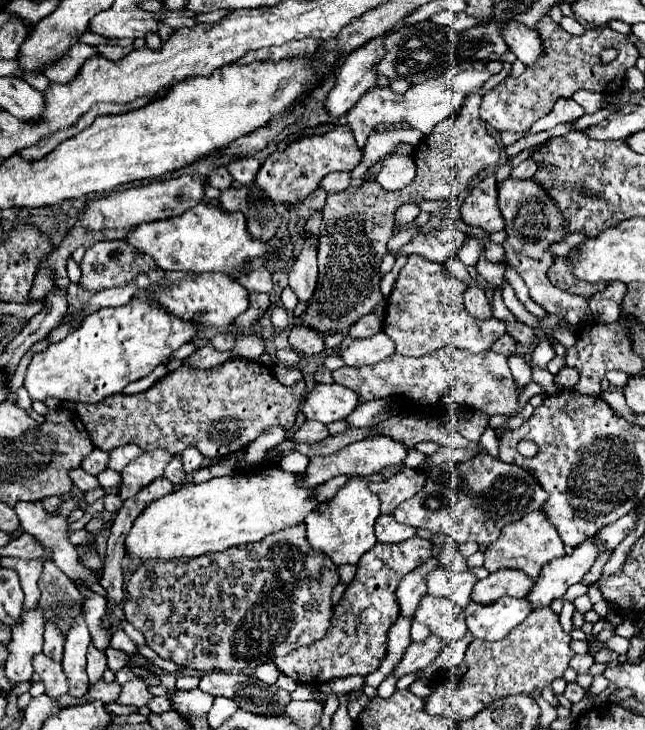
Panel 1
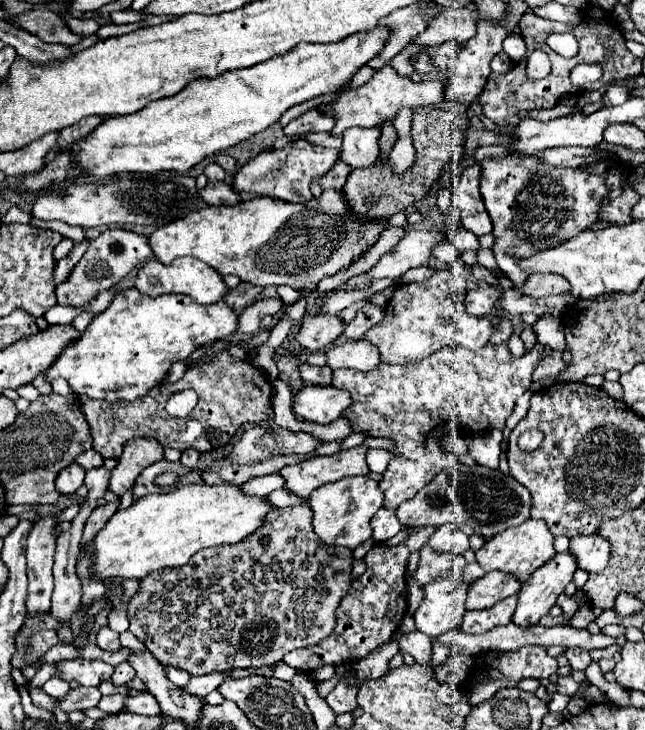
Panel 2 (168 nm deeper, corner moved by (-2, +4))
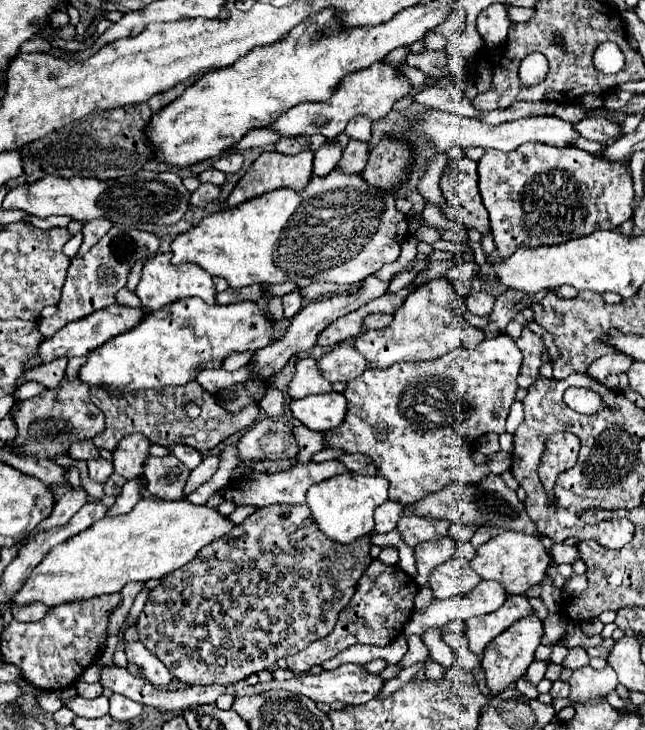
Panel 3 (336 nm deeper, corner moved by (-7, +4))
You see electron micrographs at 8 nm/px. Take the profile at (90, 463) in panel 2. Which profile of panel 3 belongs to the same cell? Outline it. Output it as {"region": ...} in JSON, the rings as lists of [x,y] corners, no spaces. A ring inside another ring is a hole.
{"region":[[[78,442],[78,444],[70,446],[70,456],[88,462],[88,460],[100,458],[100,452],[98,452],[98,448],[92,442]]]}

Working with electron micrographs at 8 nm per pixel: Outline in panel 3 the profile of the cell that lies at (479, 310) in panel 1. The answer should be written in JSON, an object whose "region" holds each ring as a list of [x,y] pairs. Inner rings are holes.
{"region":[[[484,290],[472,292],[466,300],[466,308],[476,316],[488,316],[494,308],[494,300],[496,300],[496,296],[490,292],[484,292]]]}

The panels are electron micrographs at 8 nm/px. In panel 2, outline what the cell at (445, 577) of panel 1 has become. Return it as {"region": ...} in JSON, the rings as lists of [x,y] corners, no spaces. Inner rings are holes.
{"region":[[[425,544],[419,550],[421,558],[419,558],[419,566],[415,570],[415,574],[411,576],[417,584],[425,586],[429,584],[429,580],[437,578],[439,574],[447,572],[453,578],[461,580],[461,572],[465,568],[465,558],[461,554],[453,554],[453,552],[435,552],[429,544]]]}

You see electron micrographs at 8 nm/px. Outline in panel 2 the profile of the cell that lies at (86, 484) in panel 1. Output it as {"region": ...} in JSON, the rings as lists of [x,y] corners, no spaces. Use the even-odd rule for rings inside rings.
{"region":[[[71,464],[69,468],[63,468],[57,474],[55,488],[59,494],[73,494],[83,484],[83,478],[85,478],[85,470],[79,464]]]}

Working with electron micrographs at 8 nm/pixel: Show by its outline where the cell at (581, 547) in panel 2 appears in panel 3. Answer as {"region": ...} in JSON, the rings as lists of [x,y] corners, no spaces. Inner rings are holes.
{"region":[[[564,542],[554,544],[552,550],[550,550],[550,556],[552,556],[552,560],[554,560],[556,564],[562,564],[562,562],[572,564],[572,562],[580,560],[580,556],[578,556],[578,544],[574,544],[574,546],[568,546],[568,544],[564,544]]]}

